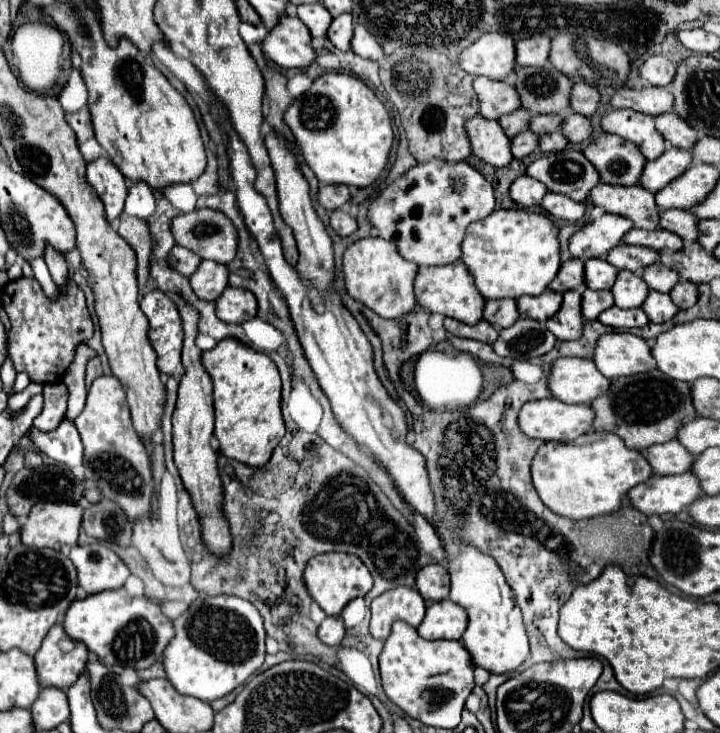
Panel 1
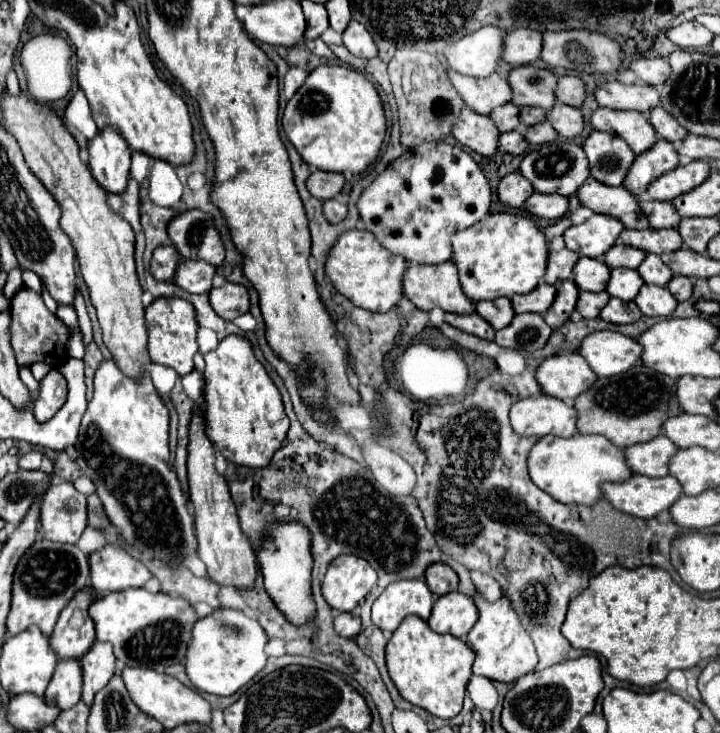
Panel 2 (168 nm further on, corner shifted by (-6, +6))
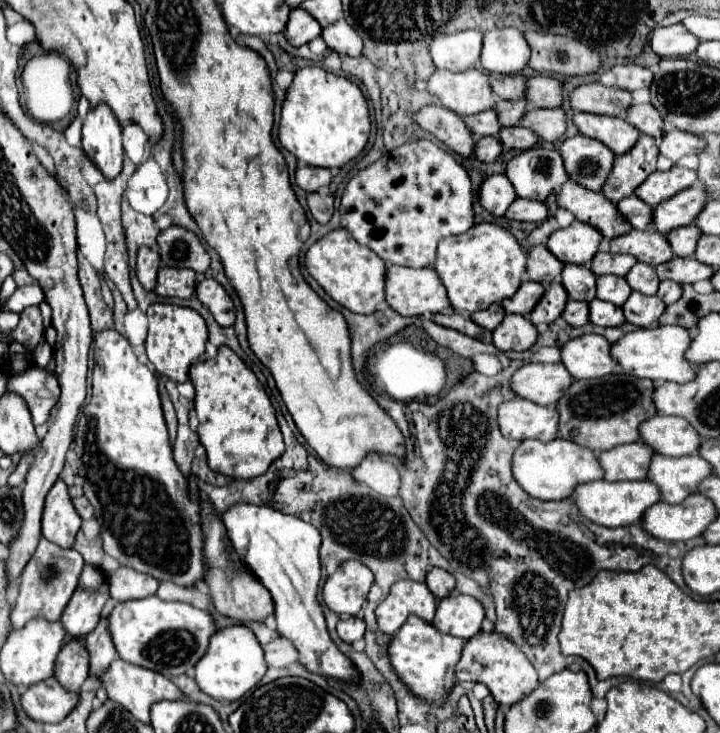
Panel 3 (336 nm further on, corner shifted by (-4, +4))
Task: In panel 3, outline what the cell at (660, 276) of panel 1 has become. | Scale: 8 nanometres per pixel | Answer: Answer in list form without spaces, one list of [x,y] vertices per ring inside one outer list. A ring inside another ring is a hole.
[[[638,262],[632,266],[632,270],[626,274],[626,280],[628,284],[632,286],[632,290],[638,290],[642,294],[656,294],[658,292],[658,276],[656,276],[656,270],[646,266],[644,262]]]

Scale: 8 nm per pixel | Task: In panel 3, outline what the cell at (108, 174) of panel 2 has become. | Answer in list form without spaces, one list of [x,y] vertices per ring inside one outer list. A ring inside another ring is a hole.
[[[96,106],[86,116],[82,148],[106,180],[114,180],[122,172],[122,128],[108,106]]]

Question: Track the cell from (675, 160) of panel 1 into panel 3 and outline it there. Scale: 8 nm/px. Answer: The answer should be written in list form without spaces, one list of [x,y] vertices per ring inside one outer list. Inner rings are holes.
[[[640,136],[638,146],[634,150],[616,156],[614,170],[602,188],[602,194],[612,202],[620,202],[634,194],[634,190],[652,174],[656,172],[658,160],[658,144],[650,136]]]

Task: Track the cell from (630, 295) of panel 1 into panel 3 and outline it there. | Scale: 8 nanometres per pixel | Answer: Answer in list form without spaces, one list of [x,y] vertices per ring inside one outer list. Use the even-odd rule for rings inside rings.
[[[598,276],[598,292],[600,300],[612,302],[616,306],[624,306],[628,296],[632,294],[630,284],[622,276]]]

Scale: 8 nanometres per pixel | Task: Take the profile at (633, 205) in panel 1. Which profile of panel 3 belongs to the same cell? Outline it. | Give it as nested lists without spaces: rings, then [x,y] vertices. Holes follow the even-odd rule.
[[[568,180],[556,194],[558,206],[574,212],[576,220],[588,222],[602,232],[604,238],[616,238],[632,230],[630,222],[622,218],[616,204],[602,196],[602,192],[592,192],[574,180]]]

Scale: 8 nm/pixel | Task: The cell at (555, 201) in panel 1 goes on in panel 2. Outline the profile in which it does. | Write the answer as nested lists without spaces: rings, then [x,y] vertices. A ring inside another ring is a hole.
[[[532,194],[524,202],[524,210],[530,214],[536,214],[538,218],[556,220],[568,214],[568,198],[560,194]]]

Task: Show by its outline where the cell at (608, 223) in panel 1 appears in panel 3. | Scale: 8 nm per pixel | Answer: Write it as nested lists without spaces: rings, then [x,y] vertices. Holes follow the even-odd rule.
[[[572,222],[568,228],[556,230],[548,240],[548,250],[566,264],[590,266],[602,242],[600,230],[586,222]]]

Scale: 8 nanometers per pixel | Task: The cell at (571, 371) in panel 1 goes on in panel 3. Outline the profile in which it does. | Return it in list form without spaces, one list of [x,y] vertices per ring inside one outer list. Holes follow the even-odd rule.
[[[528,362],[512,376],[514,392],[534,404],[556,406],[572,384],[572,376],[562,362],[558,364],[534,364]]]

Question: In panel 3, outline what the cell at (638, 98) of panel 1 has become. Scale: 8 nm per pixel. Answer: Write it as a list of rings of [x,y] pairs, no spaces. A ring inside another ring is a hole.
[[[600,82],[582,84],[570,94],[572,108],[576,112],[594,112],[606,116],[622,116],[632,104],[632,94],[628,90],[608,88]]]

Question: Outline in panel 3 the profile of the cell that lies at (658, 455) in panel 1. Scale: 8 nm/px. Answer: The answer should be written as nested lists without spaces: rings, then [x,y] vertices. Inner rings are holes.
[[[634,442],[606,450],[598,456],[598,460],[606,472],[606,480],[644,480],[648,476],[652,456],[654,450],[650,450],[650,446]]]

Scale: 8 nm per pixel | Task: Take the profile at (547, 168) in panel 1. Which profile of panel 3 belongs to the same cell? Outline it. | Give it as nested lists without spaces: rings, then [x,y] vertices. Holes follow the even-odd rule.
[[[530,148],[508,162],[506,176],[522,198],[546,200],[570,180],[564,158],[552,148]]]

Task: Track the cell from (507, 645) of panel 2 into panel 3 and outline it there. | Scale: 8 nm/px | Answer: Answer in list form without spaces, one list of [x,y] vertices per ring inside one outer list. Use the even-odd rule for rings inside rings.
[[[480,630],[466,642],[462,658],[456,666],[456,678],[458,682],[472,680],[472,682],[486,684],[500,706],[512,706],[522,696],[530,694],[534,686],[538,686],[538,674],[532,662],[510,638],[506,638],[506,634],[500,634],[496,630],[490,630],[490,632]]]

